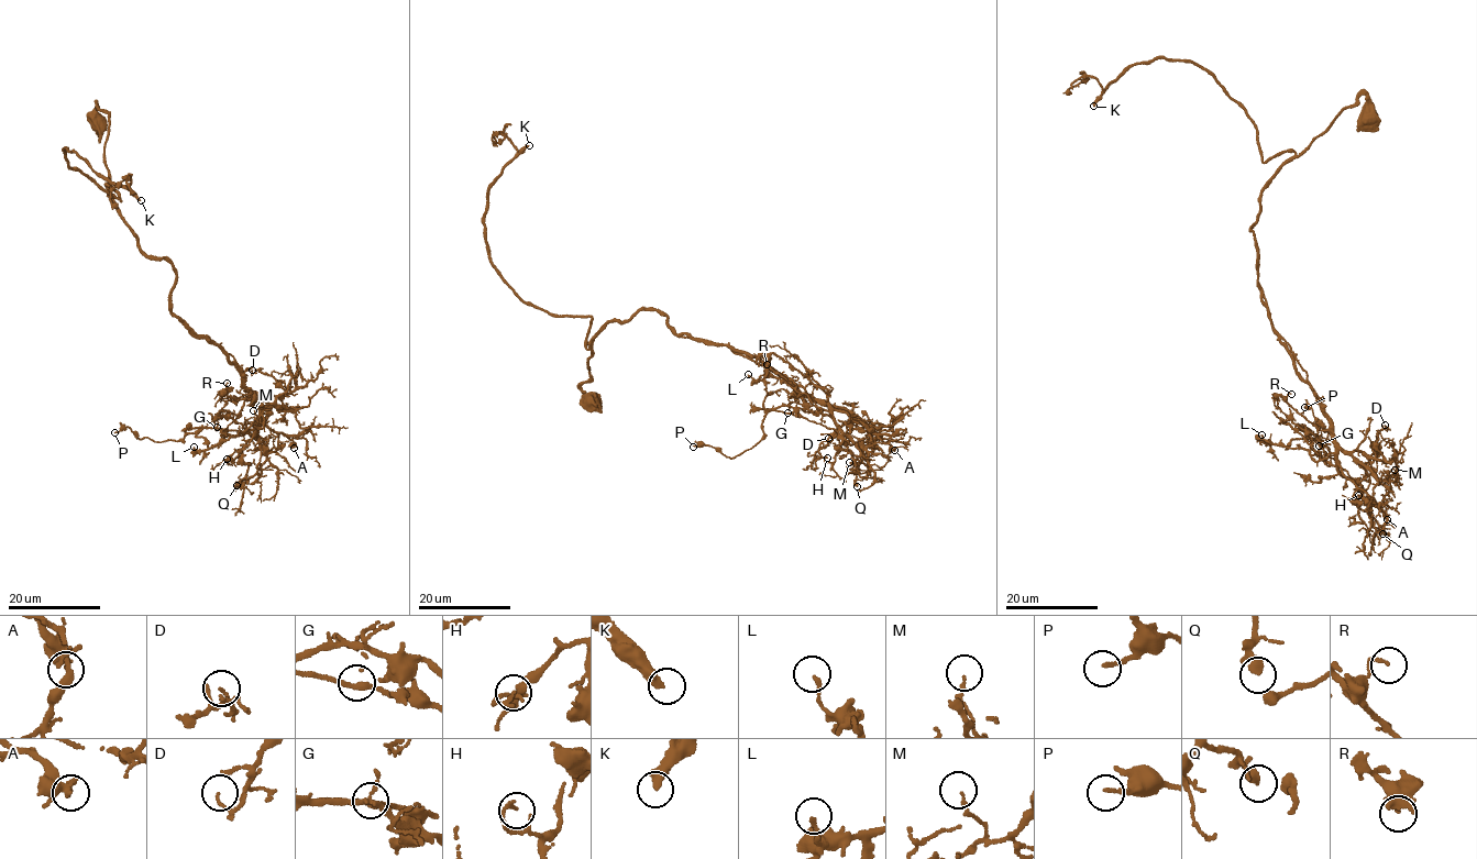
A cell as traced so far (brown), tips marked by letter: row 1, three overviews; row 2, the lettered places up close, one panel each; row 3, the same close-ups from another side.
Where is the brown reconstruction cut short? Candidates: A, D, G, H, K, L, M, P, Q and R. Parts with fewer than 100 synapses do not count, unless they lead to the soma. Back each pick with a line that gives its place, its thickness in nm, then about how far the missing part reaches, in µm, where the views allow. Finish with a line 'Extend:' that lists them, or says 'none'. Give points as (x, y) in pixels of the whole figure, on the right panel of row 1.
K: Place: (1093, 106). Thickness 320 nm. Missing length about 50 µm
Extend: K

